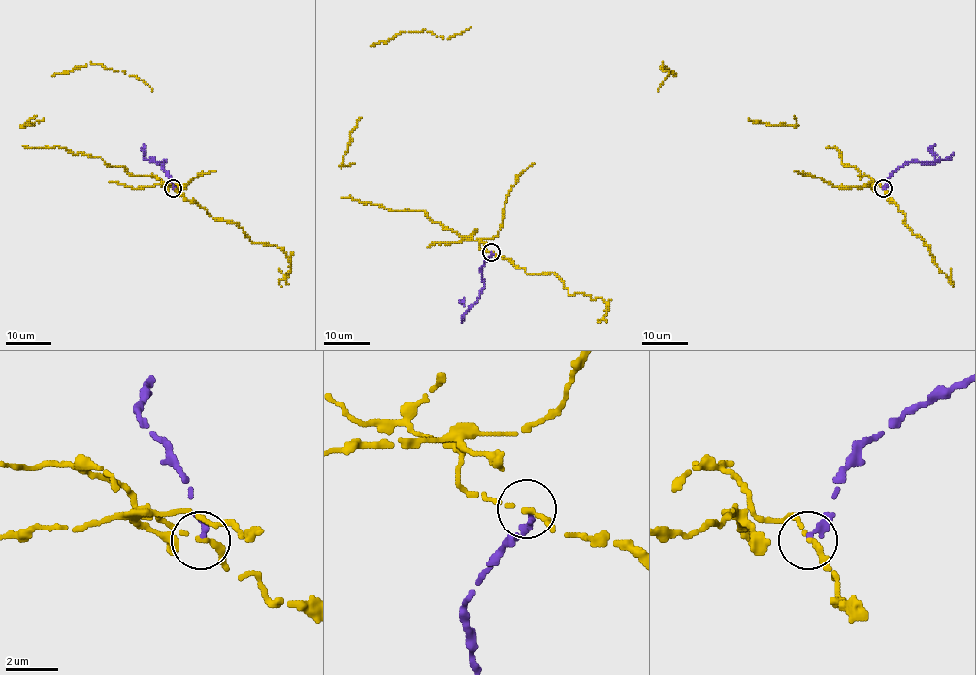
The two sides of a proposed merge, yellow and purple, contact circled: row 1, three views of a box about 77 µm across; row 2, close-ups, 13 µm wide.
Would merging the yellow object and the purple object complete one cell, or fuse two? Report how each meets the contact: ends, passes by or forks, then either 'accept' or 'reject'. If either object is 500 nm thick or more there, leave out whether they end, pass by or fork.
yellow passes by; purple ends there; reject

